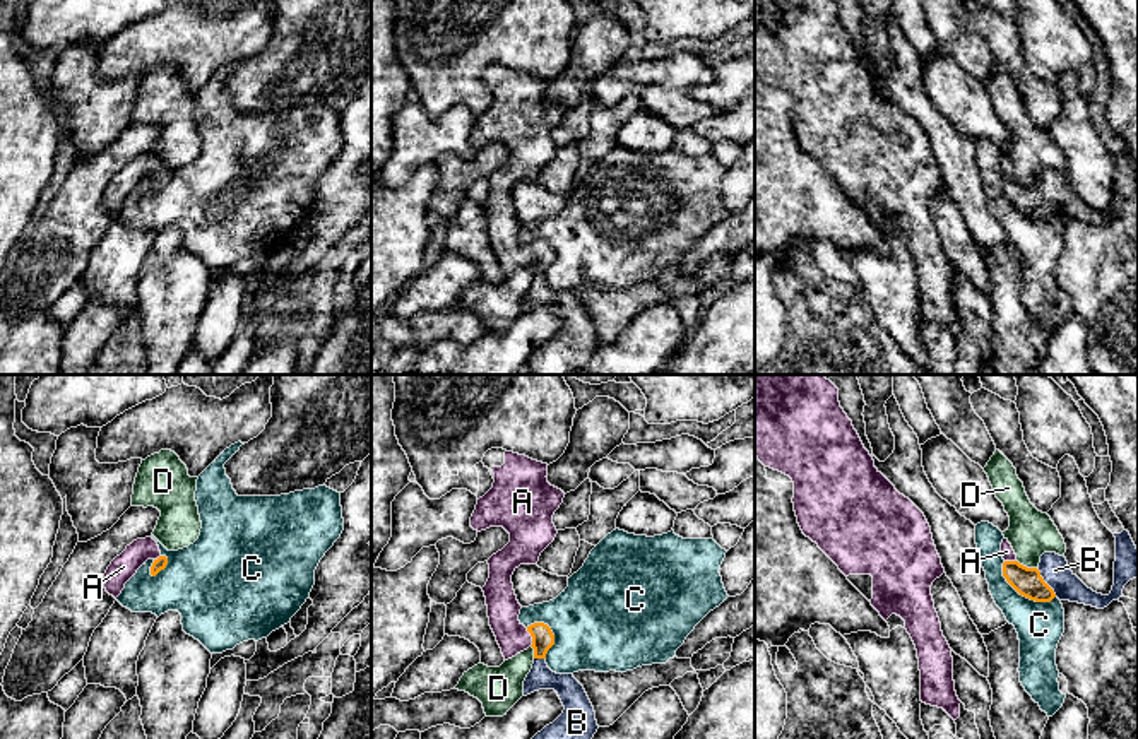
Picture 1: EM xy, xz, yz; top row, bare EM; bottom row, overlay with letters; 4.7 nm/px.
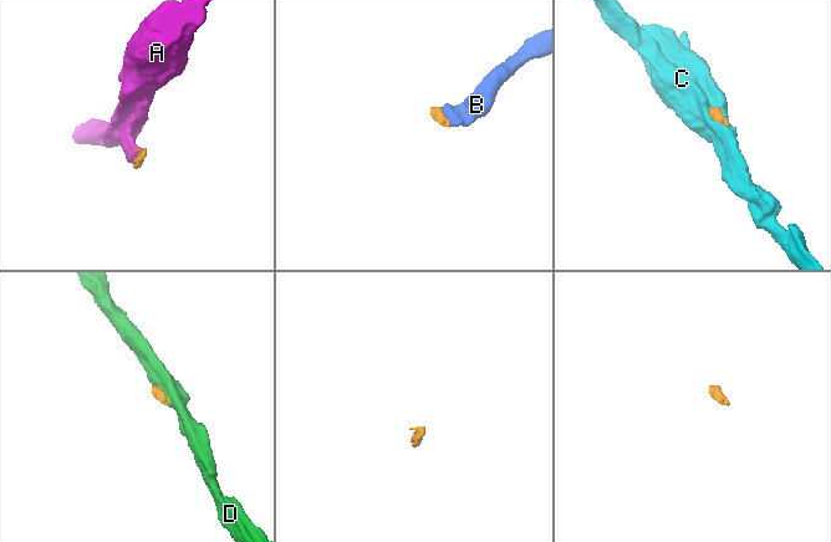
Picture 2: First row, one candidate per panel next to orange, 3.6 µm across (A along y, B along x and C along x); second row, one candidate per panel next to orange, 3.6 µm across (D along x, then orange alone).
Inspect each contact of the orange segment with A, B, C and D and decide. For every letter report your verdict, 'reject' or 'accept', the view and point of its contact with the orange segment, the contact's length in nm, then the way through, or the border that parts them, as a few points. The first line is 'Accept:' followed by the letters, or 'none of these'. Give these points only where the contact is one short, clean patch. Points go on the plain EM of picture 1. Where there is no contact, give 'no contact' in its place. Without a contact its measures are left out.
Accept: A, B
A: accept; contact xz (531, 252); length 90 nm; way xz (543, 255), (531, 252), (522, 252), (503, 226)
B: accept; contact yz (1044, 199); length 170 nm; way yz (1027, 199), (1044, 199), (1055, 187)
C: reject; contact yz (1022, 211); length 300 nm; border yz (1003, 178), (1003, 194), (1020, 211), (1036, 218), (1055, 214)
D: reject; contact yz (1025, 183); length 100 nm; border yz (1017, 177), (1036, 185)

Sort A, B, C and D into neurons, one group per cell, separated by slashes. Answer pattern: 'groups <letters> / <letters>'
groups A B / C / D

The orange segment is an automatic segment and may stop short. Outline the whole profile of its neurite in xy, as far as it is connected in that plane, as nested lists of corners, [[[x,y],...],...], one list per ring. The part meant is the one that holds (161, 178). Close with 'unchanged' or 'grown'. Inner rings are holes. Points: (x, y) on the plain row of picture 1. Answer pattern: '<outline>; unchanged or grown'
[[[152,154],[137,156],[116,173],[108,183],[103,200],[110,212],[115,216],[125,205],[125,200],[137,190],[137,186],[152,176],[151,192],[156,193],[166,185],[168,174],[161,171],[157,159]]]; grown

